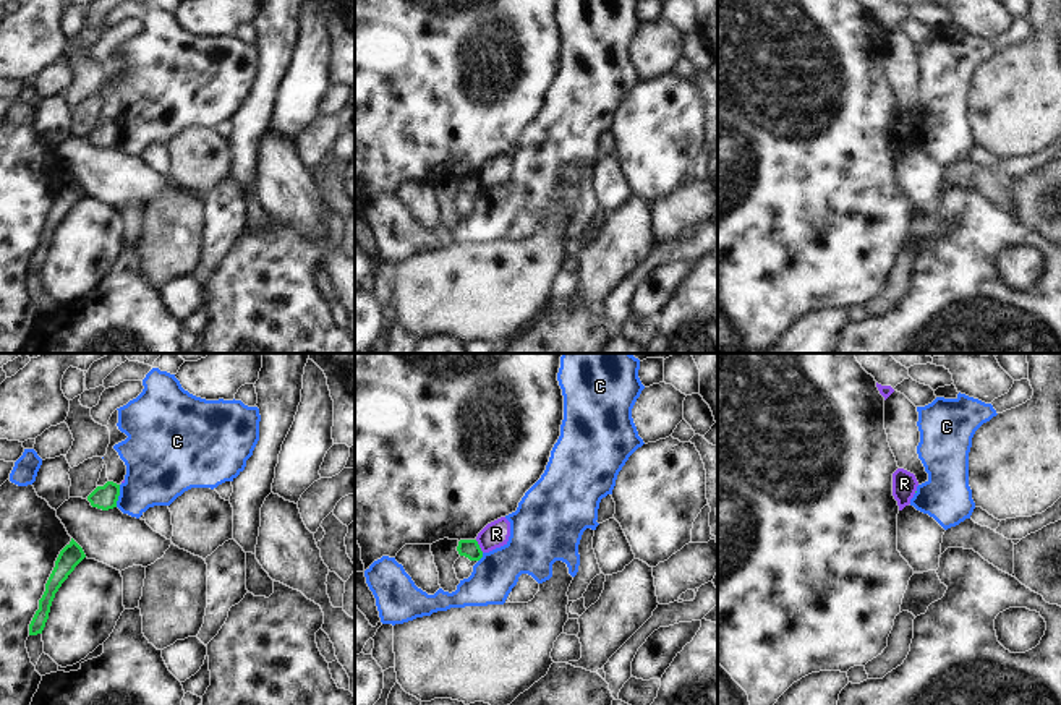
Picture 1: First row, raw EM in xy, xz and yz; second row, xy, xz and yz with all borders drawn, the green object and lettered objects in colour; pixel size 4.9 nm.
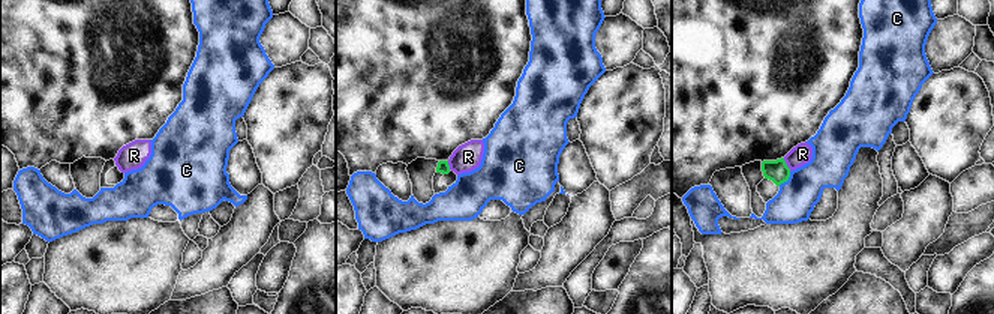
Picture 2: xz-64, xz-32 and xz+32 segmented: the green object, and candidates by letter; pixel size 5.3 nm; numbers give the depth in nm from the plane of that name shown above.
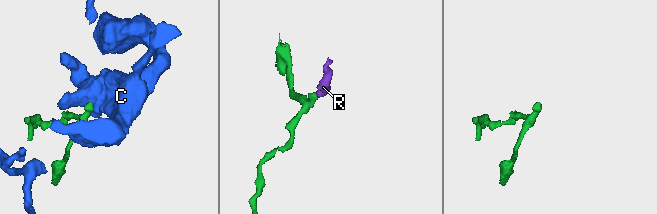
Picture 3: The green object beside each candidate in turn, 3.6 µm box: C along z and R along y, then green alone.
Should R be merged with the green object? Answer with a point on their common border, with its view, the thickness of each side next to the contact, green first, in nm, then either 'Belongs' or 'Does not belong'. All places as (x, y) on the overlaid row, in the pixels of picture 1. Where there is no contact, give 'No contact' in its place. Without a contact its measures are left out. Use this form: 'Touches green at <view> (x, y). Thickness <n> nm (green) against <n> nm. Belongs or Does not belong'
Touches green at xz (478, 546). Thickness 90 nm (green) against 130 nm. Does not belong

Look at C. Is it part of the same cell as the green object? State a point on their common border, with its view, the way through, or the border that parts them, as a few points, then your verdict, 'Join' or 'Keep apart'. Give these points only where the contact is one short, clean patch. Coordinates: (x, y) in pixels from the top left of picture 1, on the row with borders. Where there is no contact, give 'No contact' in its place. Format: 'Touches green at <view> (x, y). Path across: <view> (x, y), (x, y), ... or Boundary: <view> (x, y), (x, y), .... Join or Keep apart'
Touches green at xy (119, 495). Boundary: xy (120, 485), (115, 506). Keep apart

